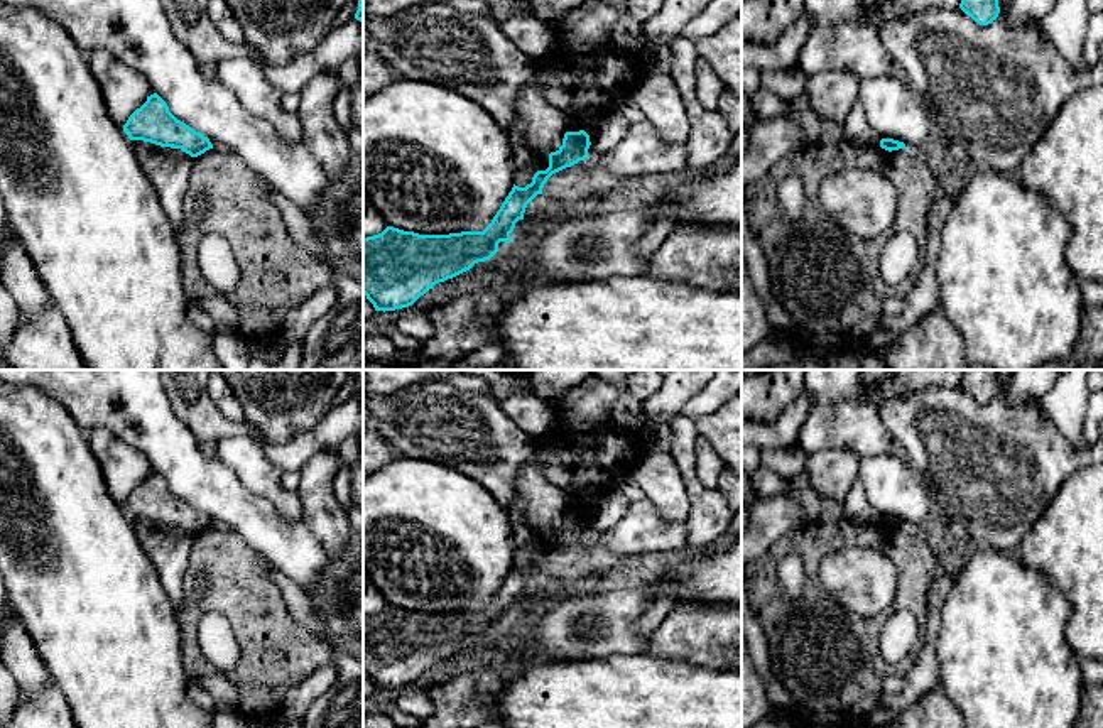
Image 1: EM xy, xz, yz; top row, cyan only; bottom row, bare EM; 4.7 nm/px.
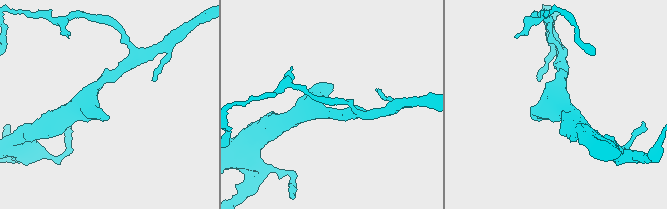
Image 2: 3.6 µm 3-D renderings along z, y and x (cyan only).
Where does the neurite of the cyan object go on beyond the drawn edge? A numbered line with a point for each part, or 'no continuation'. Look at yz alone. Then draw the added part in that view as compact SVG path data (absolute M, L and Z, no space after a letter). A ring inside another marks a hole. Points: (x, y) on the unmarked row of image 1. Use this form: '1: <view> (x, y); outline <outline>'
no continuation

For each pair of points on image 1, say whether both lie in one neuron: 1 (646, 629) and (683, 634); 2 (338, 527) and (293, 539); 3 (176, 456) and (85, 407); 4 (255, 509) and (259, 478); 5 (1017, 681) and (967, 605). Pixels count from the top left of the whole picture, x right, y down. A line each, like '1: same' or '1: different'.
1: different
2: different
3: same
4: different
5: same

